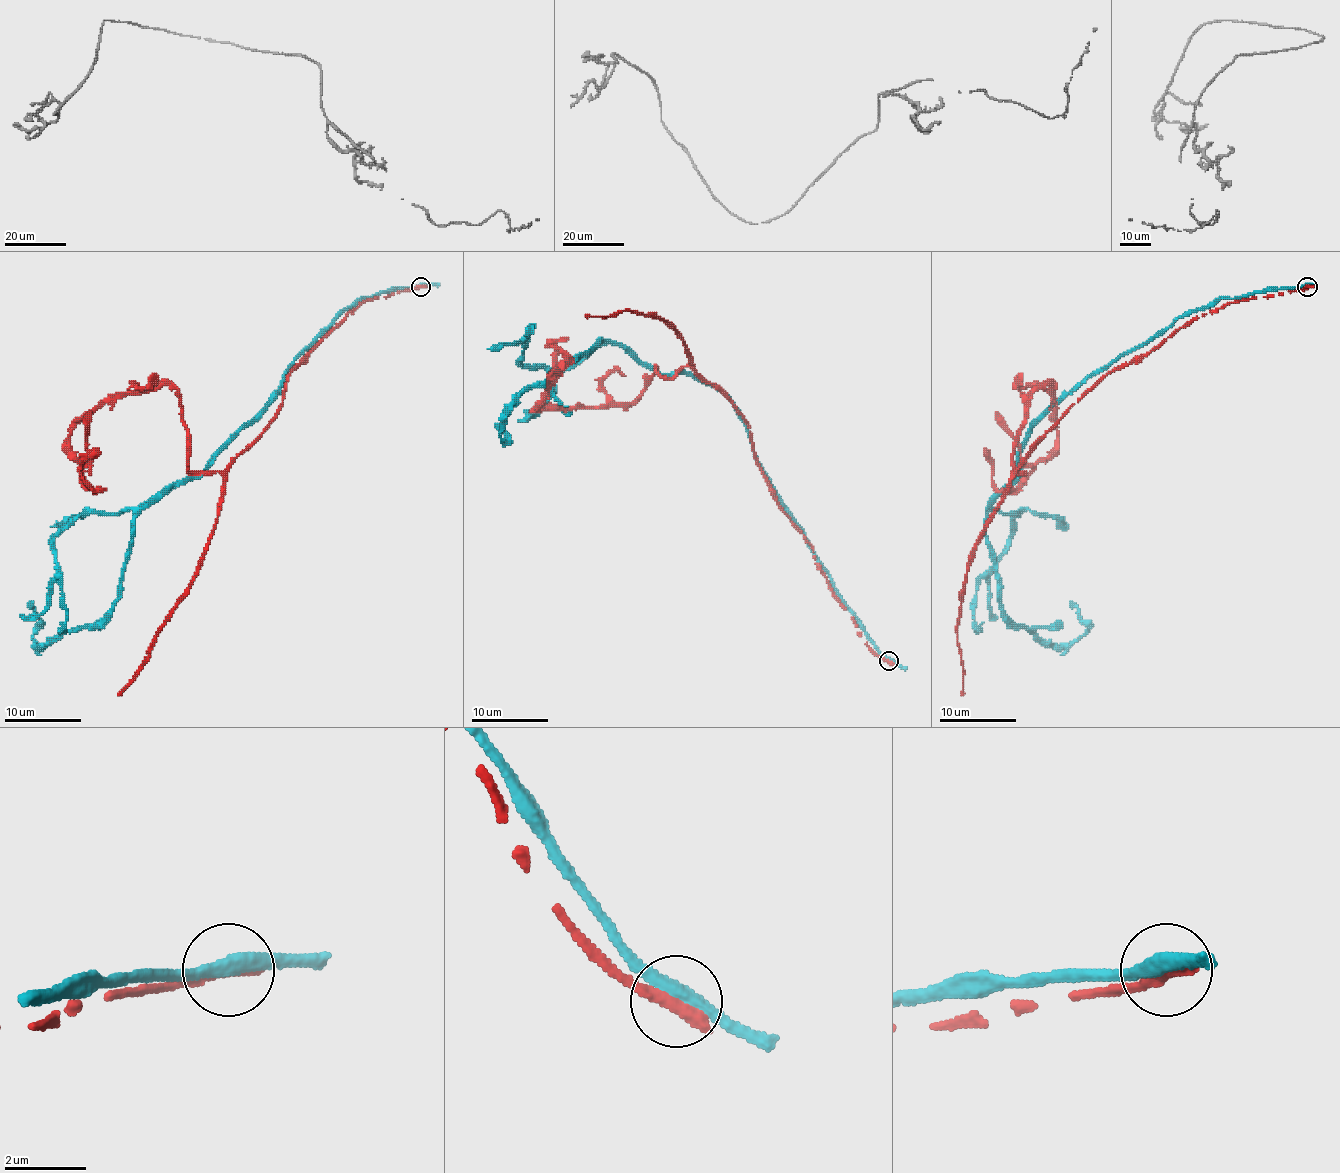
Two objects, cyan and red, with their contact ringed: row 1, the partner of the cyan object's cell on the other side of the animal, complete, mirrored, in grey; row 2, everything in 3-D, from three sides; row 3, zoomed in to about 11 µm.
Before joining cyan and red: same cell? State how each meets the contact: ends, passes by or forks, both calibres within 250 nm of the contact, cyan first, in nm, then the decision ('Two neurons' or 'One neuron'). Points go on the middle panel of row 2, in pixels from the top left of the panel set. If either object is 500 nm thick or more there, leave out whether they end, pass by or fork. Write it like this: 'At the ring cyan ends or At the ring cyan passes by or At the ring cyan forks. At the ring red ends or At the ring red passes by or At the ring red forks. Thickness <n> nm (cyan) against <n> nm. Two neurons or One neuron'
At the ring cyan passes by. At the ring red ends. Thickness 360 nm (cyan) against 480 nm. Two neurons

